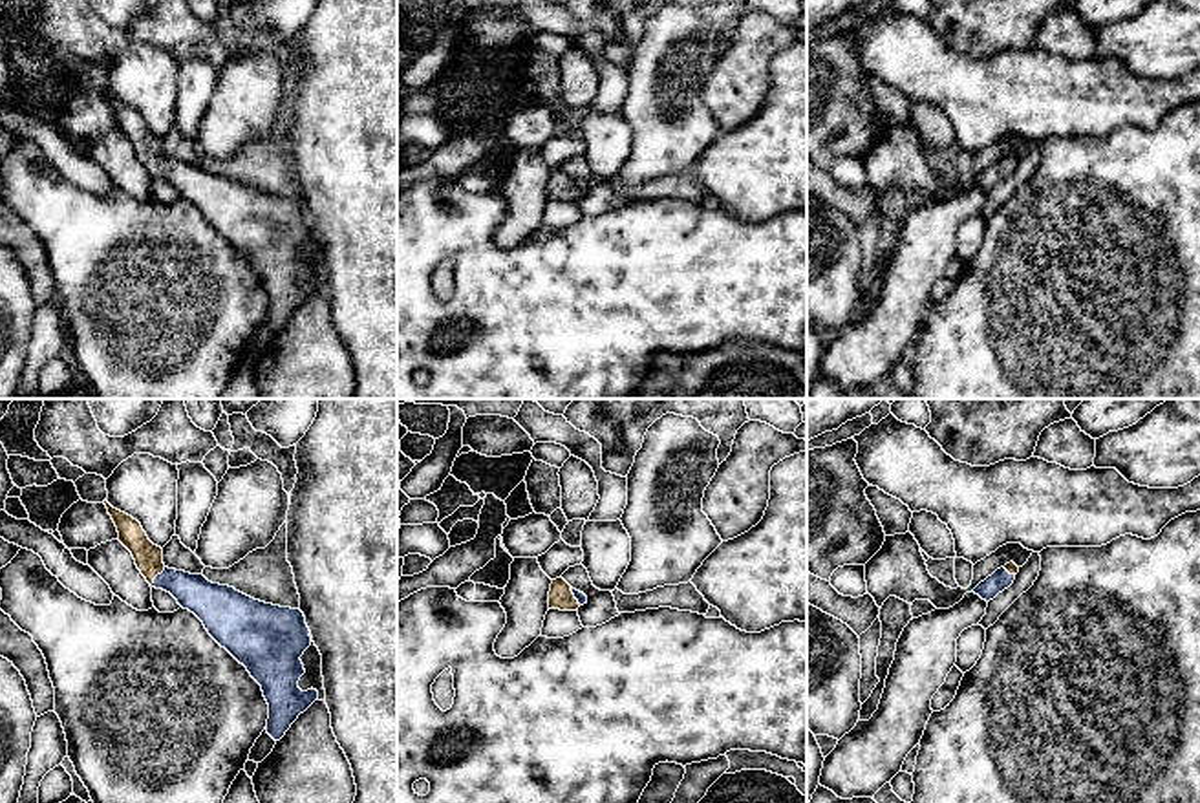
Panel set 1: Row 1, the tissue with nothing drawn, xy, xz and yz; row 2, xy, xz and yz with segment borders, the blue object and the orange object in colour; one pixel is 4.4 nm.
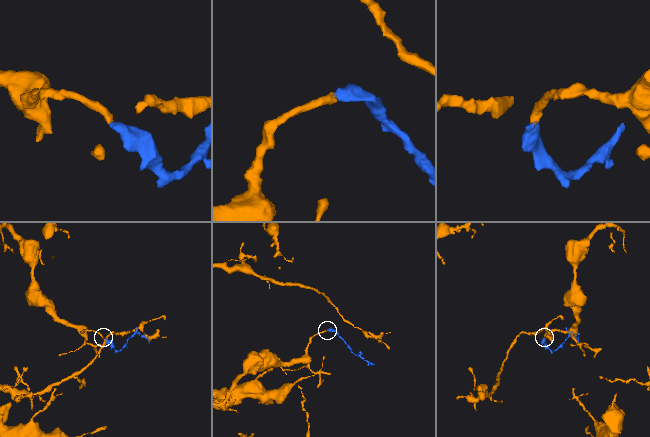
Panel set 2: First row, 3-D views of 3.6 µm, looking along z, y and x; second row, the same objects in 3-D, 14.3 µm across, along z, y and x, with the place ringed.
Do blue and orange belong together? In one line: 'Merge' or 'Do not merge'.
Merge

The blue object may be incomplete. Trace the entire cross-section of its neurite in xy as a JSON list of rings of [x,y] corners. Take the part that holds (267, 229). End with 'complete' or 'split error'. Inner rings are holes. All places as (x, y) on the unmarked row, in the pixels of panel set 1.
[[[108,90],[102,93],[117,117],[119,132],[132,143],[137,159],[150,177],[170,183],[183,199],[194,203],[203,212],[209,225],[243,254],[251,267],[262,276],[269,294],[265,318],[274,331],[280,331],[298,305],[318,289],[316,280],[302,282],[298,278],[298,271],[305,263],[300,247],[311,236],[311,221],[304,203],[300,199],[254,190],[234,177],[212,174],[203,165],[168,159],[163,154],[163,139],[148,130],[141,113],[113,99]]] | split error

